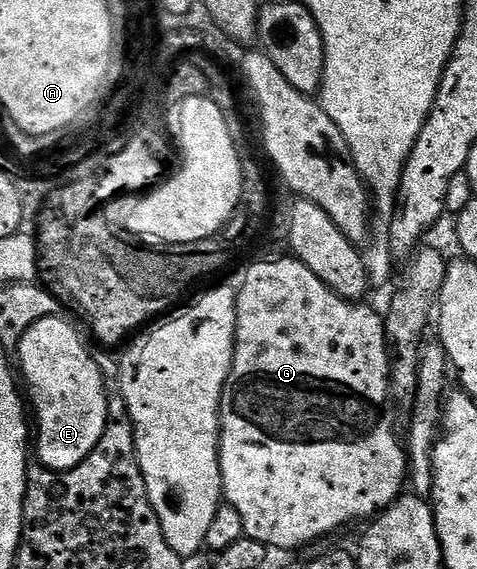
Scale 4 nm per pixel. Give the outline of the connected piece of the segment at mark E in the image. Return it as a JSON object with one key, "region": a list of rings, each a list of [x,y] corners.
{"region":[[[53,314],[29,325],[29,329],[19,336],[17,344],[18,374],[33,420],[33,455],[39,458],[43,466],[40,468],[51,473],[68,471],[81,465],[81,461],[93,453],[109,427],[103,375],[98,365],[87,356],[86,349],[78,343],[78,333],[59,318],[58,314]]]}

